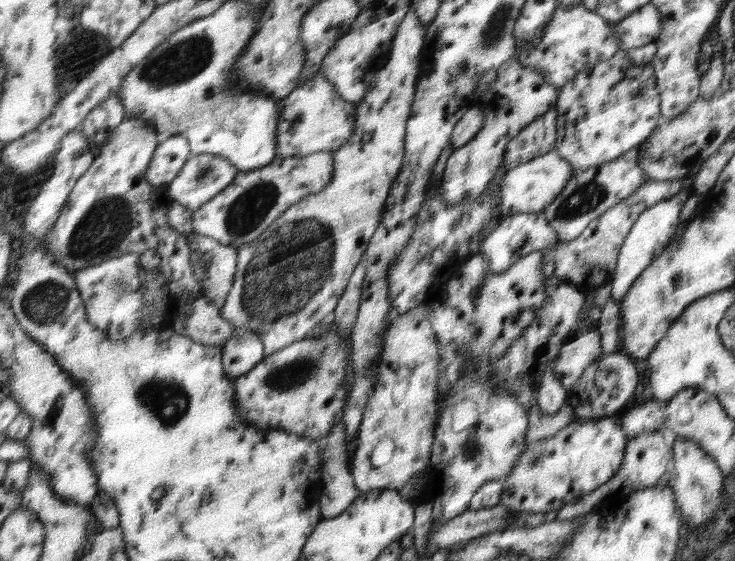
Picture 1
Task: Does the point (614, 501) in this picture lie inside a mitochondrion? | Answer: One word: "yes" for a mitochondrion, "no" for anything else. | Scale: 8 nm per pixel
no

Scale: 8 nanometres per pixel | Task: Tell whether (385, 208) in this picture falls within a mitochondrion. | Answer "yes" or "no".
no

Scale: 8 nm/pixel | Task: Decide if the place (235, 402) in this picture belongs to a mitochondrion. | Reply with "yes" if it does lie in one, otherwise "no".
no

